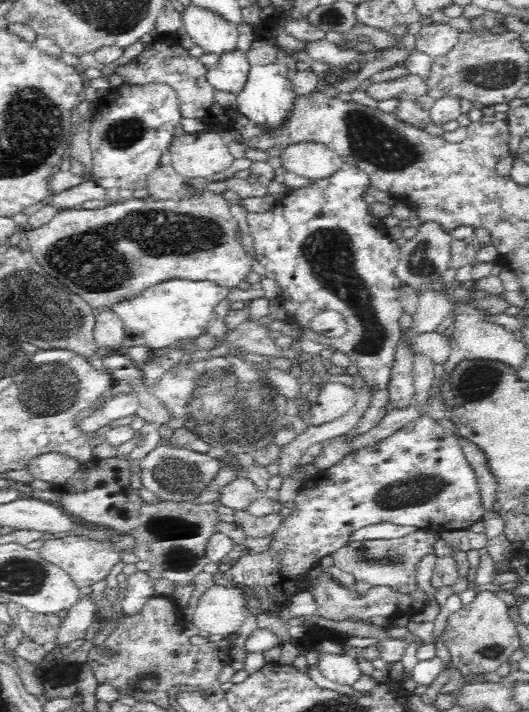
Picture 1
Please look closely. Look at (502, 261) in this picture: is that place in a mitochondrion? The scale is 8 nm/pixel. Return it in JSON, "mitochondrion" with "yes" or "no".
{"mitochondrion":"no"}

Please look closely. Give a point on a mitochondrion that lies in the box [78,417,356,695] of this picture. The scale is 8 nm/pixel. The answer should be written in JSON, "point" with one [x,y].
{"point":[177,534]}

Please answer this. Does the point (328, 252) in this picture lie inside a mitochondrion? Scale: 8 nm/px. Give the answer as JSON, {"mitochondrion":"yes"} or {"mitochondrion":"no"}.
{"mitochondrion":"yes"}

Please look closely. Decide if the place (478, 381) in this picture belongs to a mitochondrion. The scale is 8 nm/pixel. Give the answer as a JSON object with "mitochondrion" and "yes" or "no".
{"mitochondrion":"yes"}

